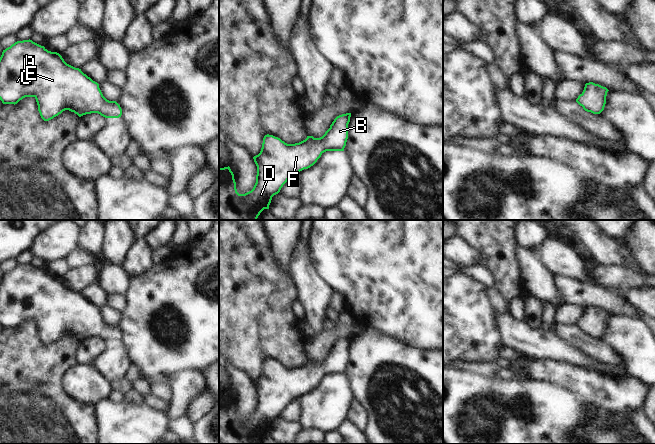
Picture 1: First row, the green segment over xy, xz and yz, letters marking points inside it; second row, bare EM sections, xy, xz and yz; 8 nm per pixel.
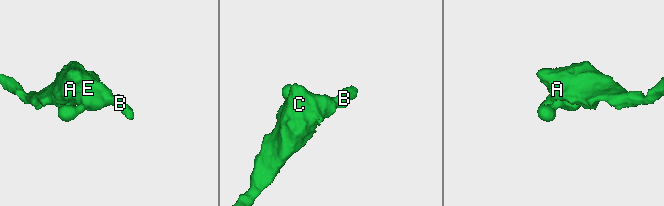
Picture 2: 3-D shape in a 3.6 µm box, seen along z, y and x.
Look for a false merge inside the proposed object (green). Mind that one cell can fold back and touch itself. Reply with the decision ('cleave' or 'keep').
keep

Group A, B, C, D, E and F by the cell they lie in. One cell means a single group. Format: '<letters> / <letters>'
A B C D E F

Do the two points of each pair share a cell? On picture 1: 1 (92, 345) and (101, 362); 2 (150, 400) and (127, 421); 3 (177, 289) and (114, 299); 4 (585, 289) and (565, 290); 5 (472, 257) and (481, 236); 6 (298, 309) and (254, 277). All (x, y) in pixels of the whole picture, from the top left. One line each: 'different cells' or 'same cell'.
1: different cells
2: different cells
3: different cells
4: same cell
5: different cells
6: different cells

